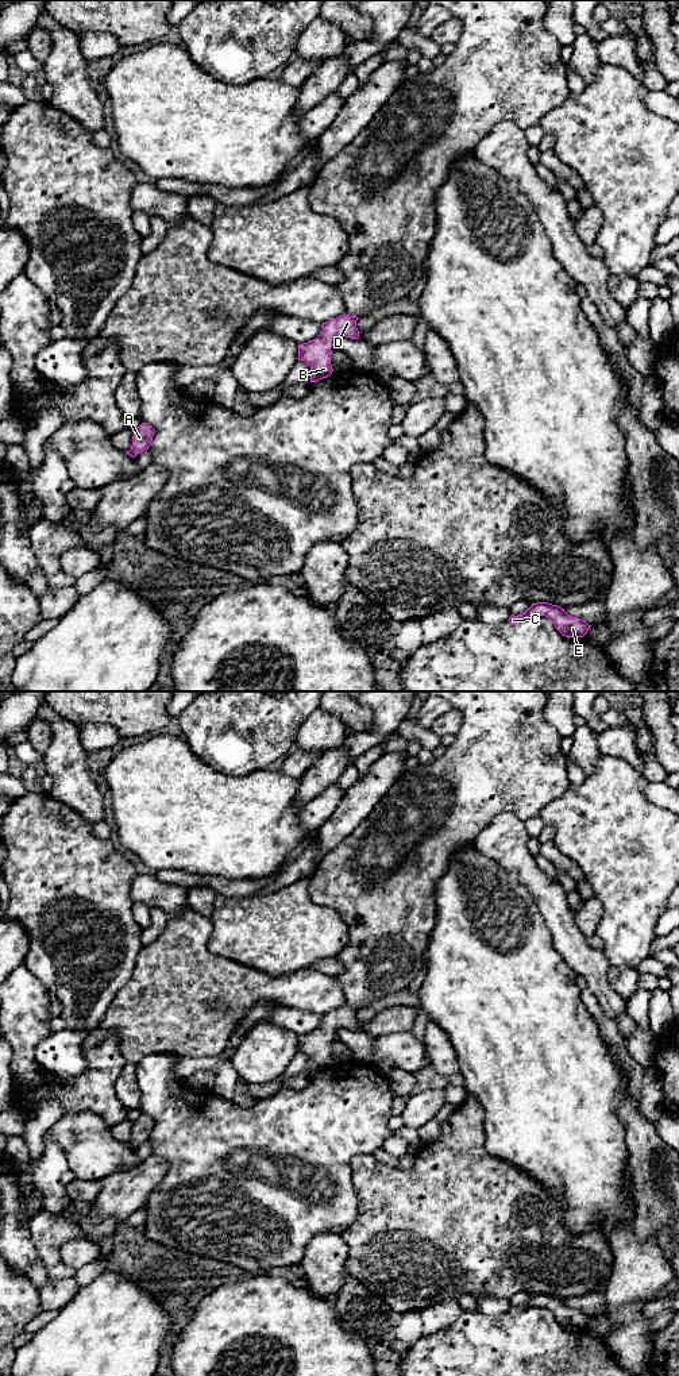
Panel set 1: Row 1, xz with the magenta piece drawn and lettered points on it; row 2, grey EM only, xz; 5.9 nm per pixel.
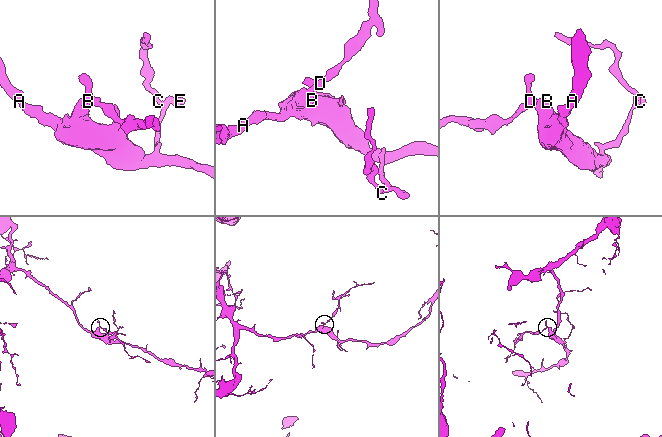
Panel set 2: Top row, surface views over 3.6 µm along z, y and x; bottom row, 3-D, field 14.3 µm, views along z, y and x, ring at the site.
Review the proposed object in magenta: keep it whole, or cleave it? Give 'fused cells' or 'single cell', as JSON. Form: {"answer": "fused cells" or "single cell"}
{"answer": "single cell"}

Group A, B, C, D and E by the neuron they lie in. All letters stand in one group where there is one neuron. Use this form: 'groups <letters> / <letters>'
groups A B C D E

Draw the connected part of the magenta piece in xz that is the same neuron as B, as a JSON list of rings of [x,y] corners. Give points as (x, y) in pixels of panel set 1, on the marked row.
[[[344,313],[323,323],[323,331],[316,339],[298,344],[298,361],[310,366],[310,382],[317,382],[332,374],[331,347],[335,346],[335,342],[342,336],[350,339],[359,338],[356,328],[358,319],[356,316]]]

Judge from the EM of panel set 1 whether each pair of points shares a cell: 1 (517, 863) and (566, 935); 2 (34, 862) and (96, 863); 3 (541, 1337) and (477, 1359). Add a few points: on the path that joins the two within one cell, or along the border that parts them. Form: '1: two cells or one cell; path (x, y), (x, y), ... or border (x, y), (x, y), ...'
1: one cell; path (535, 881), (551, 898), (559, 917)
2: one cell; path (49, 862), (81, 863)
3: one cell; path (525, 1353), (501, 1355), (493, 1359)

